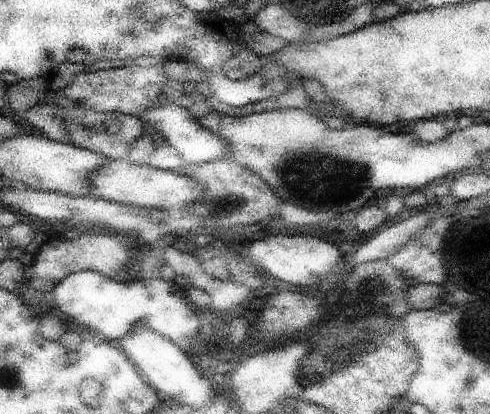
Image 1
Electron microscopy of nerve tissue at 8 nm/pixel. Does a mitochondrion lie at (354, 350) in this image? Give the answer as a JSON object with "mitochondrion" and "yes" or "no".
{"mitochondrion":"yes"}

